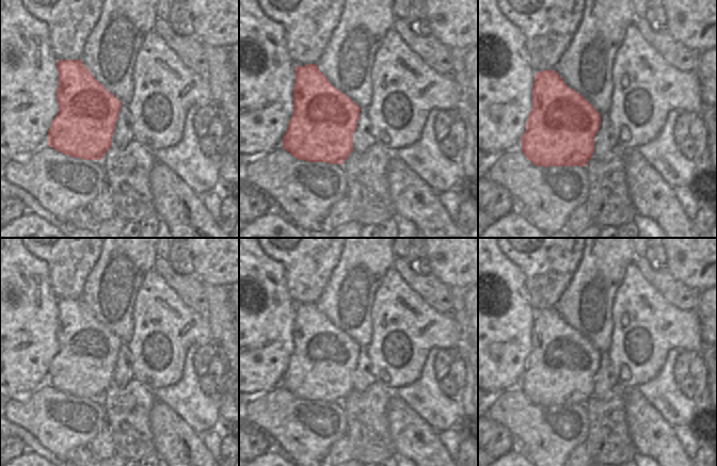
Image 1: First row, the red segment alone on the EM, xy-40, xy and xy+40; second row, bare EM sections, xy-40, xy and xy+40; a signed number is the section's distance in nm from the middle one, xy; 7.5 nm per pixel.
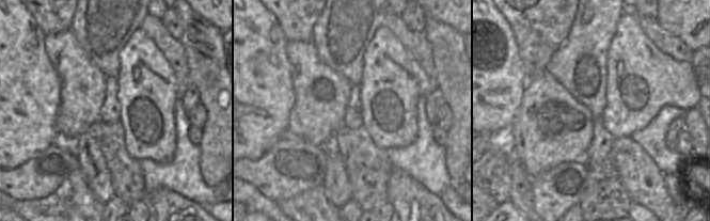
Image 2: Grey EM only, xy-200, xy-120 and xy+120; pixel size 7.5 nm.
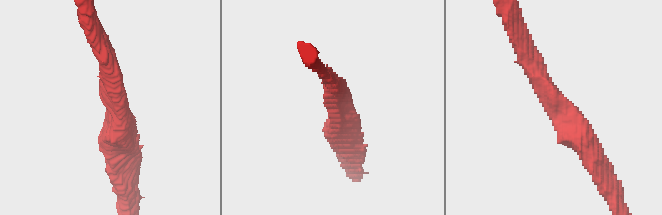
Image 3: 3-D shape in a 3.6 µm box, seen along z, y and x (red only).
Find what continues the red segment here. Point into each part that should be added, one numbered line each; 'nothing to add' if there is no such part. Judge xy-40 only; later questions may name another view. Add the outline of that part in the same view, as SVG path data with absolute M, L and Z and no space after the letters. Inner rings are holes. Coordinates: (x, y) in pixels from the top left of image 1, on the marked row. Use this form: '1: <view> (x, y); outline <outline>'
nothing to add

